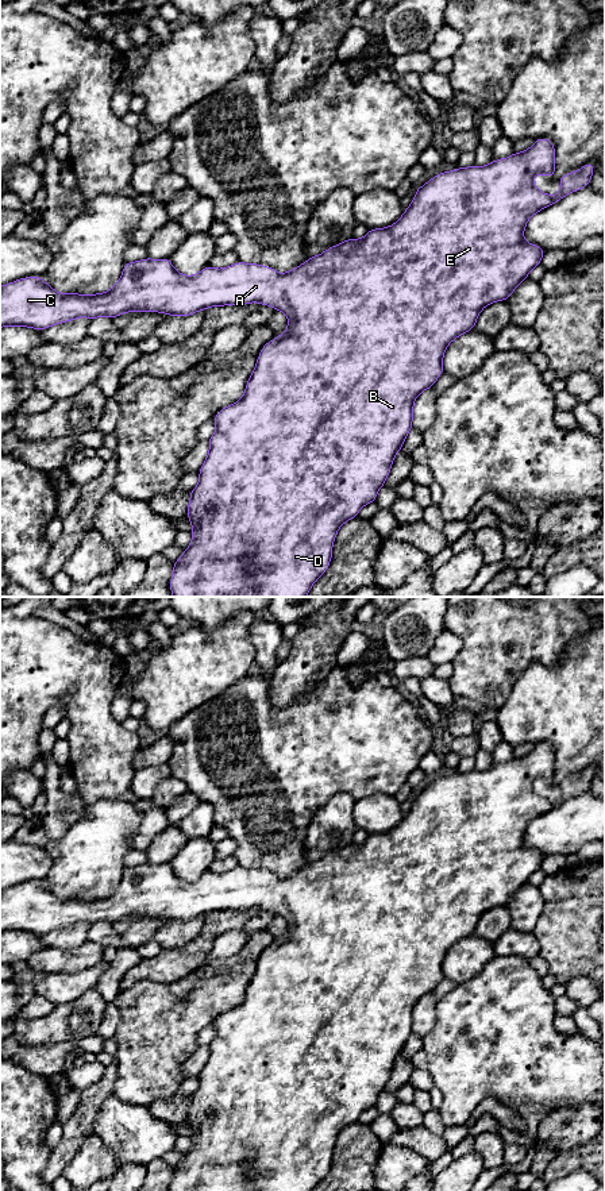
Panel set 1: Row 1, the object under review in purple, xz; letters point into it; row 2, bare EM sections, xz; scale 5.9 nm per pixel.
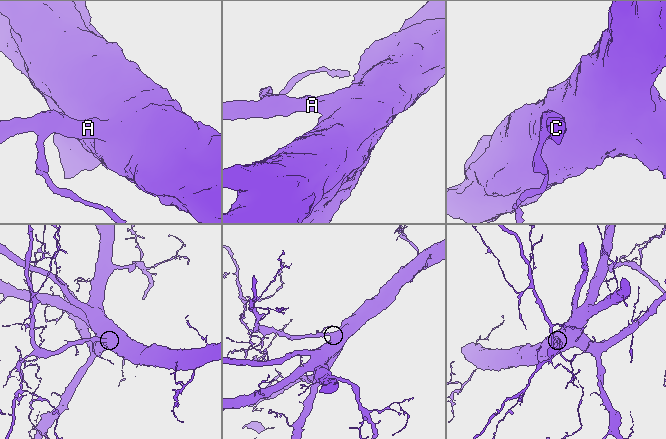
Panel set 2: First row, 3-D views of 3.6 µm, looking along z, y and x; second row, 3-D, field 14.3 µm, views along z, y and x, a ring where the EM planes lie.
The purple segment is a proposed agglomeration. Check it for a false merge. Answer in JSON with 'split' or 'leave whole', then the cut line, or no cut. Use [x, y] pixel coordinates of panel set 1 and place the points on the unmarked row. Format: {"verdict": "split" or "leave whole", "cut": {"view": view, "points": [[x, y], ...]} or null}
{"verdict": "leave whole", "cut": null}

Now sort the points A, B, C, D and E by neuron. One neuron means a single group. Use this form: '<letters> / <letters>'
A B C D E

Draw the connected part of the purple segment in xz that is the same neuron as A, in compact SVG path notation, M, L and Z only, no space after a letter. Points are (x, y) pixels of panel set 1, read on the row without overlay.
M539 743L535 744L529 753L513 758L508 763L493 764L486 771L473 770L439 778L416 794L411 810L394 829L369 835L362 844L350 843L343 845L284 879L265 870L239 866L223 874L207 870L200 878L185 880L174 874L169 863L151 864L147 862L142 866L126 867L120 884L108 897L90 901L55 897L39 880L31 880L0 891L0 933L28 932L42 936L80 922L92 925L97 922L115 924L126 917L159 917L169 921L186 922L209 911L247 910L250 907L270 910L275 916L284 917L289 922L288 933L282 940L275 941L262 952L243 1002L220 1014L213 1022L216 1036L208 1044L209 1057L197 1076L200 1086L190 1095L186 1115L186 1121L192 1128L192 1148L173 1168L170 1191L313 1191L331 1168L332 1150L339 1133L357 1122L365 1110L375 1107L377 1098L385 1090L396 1059L401 1056L406 1040L413 1033L413 1009L417 1001L431 994L443 979L443 960L447 951L458 941L474 934L477 924L486 910L496 906L506 906L519 889L528 883L529 876L540 870L546 855L524 845L524 835L528 825L539 816L559 808L567 799L589 791L594 775L594 767L587 767L583 772L562 780L559 783L560 795L554 801L539 795L533 790L533 782L544 779L554 783L555 779L555 751L550 744Z

